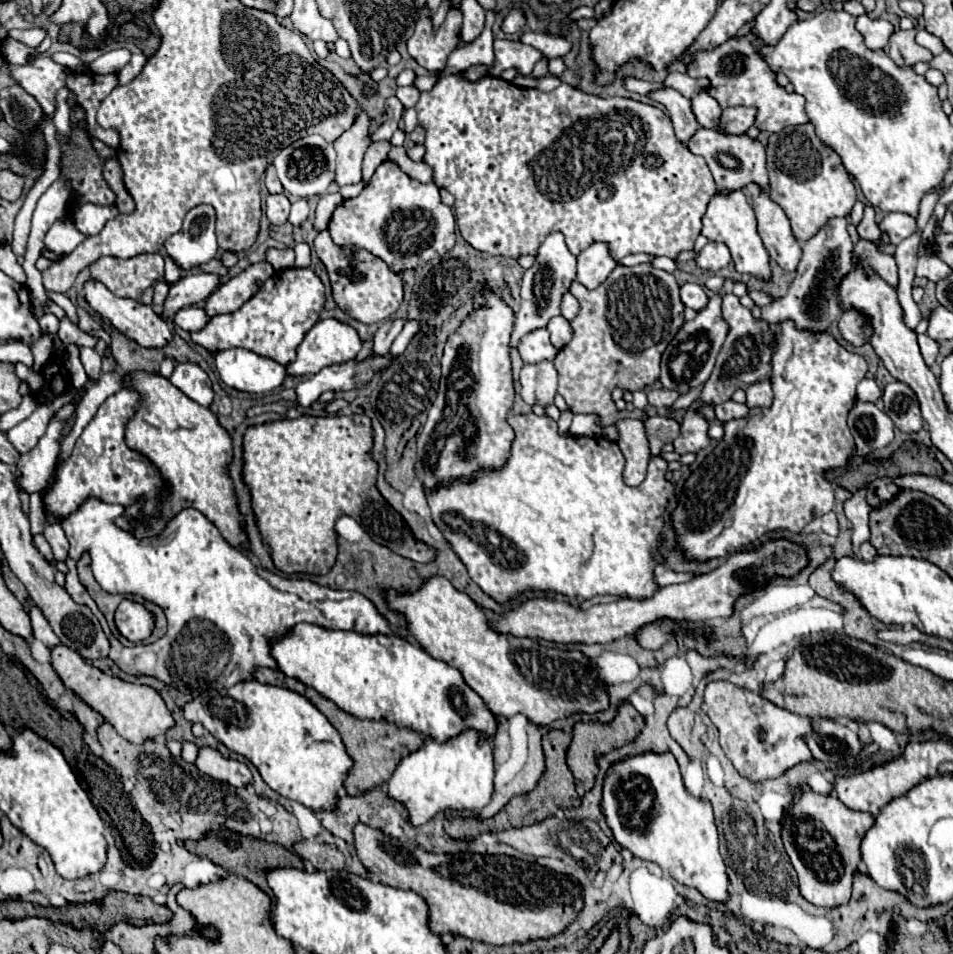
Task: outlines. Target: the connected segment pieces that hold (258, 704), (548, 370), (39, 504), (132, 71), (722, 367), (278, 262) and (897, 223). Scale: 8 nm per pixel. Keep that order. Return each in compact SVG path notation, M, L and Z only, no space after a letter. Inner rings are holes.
M243 680L227 688L221 696L205 696L187 702L183 706L183 714L189 722L201 722L229 750L243 754L259 770L261 778L283 798L295 800L311 810L329 810L335 806L337 792L343 786L343 778L353 760L347 756L339 732L301 694L281 686L261 684L257 680Z
M553 362L525 364L521 368L519 382L521 382L521 396L529 406L533 404L547 406L553 402L553 396L557 392L557 370Z
M32 493L29 497L29 521L32 535L43 533L45 527L45 513L41 493Z
M139 52L139 54L133 54L131 56L131 60L129 60L129 64L117 74L117 78L119 78L119 86L123 86L123 84L129 84L141 70L143 70L143 66L145 66L145 62L147 62L147 58L145 58L145 54L143 52Z
M735 294L723 296L723 318L729 322L729 334L721 348L721 354L717 356L717 364L713 368L711 378L707 380L699 400L707 404L719 404L731 398L731 394L737 388L747 388L751 382L767 378L771 372L769 358L771 358L771 346L773 346L773 332L767 322L755 320L751 310L743 308L739 298ZM765 342L767 342L767 354L765 354Z
M267 248L265 256L267 256L267 262L271 262L275 270L291 268L291 266L293 266L293 260L295 260L295 254L293 254L293 250L291 250L291 248L285 248L285 250Z
M887 214L881 222L879 222L879 228L885 230L891 238L891 244L899 244L901 240L909 238L915 230L917 230L917 222L915 218L911 218L909 214Z

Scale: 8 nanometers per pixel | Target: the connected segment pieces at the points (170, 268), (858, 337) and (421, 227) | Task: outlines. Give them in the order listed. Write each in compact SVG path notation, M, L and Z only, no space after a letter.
M161 246L161 254L165 258L165 280L169 280L169 284L175 284L179 280L179 266L175 266L175 262L171 262L171 258L167 258L167 252Z
M849 310L841 316L839 320L839 330L843 334L845 340L849 340L855 346L861 346L865 342L869 342L869 336L873 332L873 328L867 324L867 318L855 310Z
M385 160L379 164L379 168L371 176L369 184L357 198L343 200L335 208L331 222L329 222L329 234L335 244L339 244L339 246L353 244L357 248L365 248L365 250L373 252L375 256L379 256L381 260L385 260L393 272L403 272L409 268L425 266L429 260L443 256L447 250L453 248L455 216L453 216L453 210L441 202L439 188L435 186L435 182L421 184L421 182L413 180L411 176L407 176L395 162Z

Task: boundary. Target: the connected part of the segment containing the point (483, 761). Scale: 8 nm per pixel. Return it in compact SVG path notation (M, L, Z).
M467 728L467 730L451 736L445 742L437 742L431 736L425 736L421 748L417 748L409 756L405 756L399 762L399 766L395 768L393 776L387 782L387 794L393 800L403 802L407 806L407 810L409 810L411 824L419 826L419 824L425 824L427 820L431 820L439 810L447 810L447 808L481 810L491 800L493 776L495 776L495 768L493 768L493 740L487 734L483 734L481 730Z

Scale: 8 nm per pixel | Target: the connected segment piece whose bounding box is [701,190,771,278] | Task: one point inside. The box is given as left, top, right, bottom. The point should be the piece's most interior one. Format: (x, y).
(729, 218)

